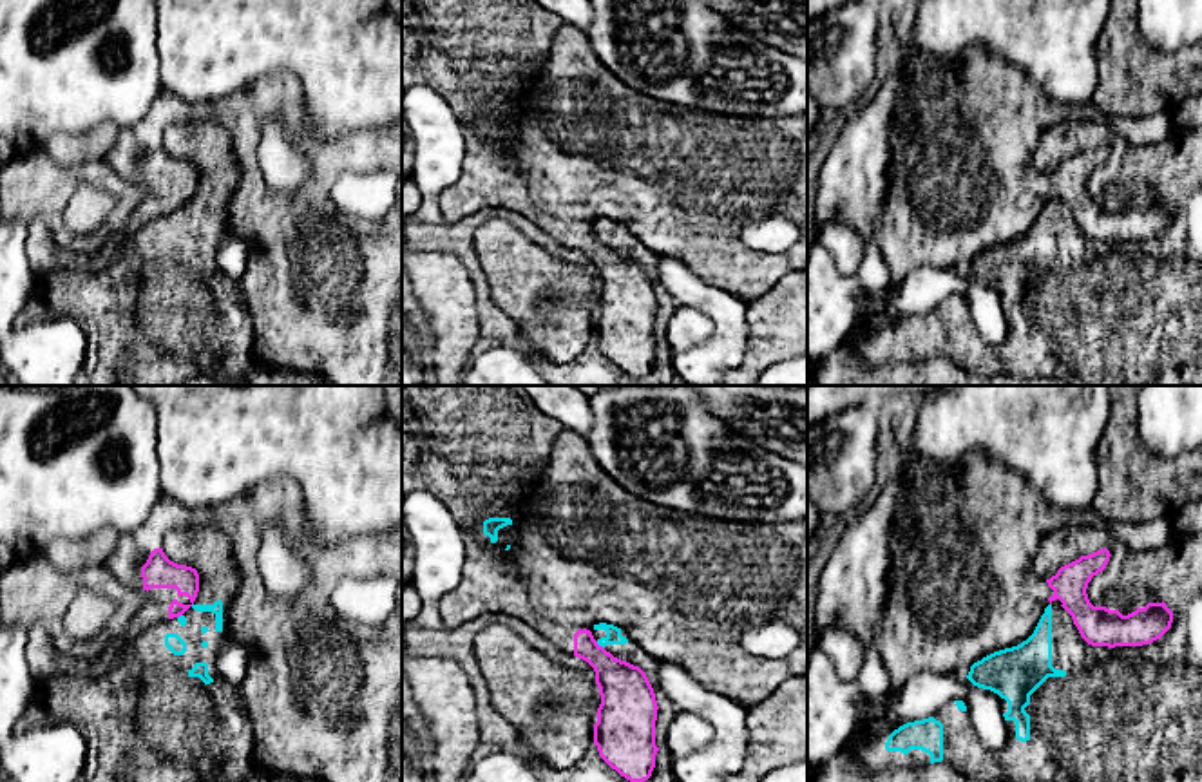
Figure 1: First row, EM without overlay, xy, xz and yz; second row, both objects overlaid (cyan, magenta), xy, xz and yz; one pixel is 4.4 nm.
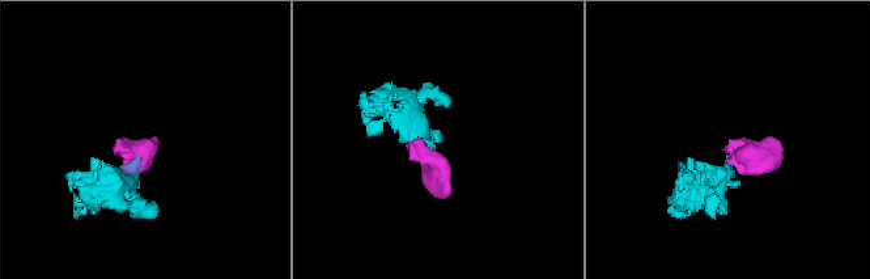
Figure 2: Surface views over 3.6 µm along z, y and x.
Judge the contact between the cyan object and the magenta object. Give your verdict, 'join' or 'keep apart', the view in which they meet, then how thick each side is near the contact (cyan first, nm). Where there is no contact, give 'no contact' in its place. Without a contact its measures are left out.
keep apart | xz | 70/220 nm

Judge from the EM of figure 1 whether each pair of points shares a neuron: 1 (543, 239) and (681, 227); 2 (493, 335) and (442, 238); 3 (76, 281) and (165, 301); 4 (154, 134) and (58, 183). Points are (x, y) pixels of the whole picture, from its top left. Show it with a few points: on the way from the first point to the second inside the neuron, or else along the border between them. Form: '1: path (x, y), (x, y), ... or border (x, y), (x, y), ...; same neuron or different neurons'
1: border (545, 232), (580, 252); different neurons
2: path (469, 312), (455, 297), (442, 274), (442, 261); same neuron
3: path (98, 297), (136, 297), (143, 301); same neuron
4: border (102, 160), (120, 176), (138, 181); different neurons

